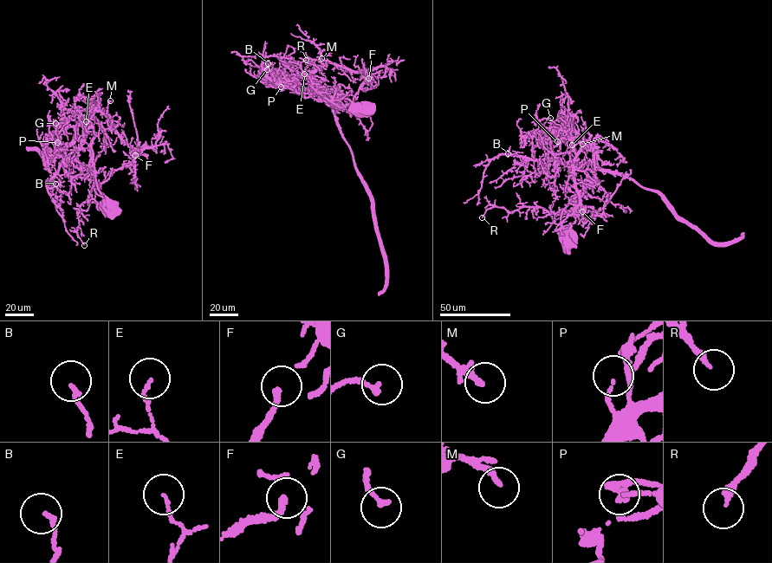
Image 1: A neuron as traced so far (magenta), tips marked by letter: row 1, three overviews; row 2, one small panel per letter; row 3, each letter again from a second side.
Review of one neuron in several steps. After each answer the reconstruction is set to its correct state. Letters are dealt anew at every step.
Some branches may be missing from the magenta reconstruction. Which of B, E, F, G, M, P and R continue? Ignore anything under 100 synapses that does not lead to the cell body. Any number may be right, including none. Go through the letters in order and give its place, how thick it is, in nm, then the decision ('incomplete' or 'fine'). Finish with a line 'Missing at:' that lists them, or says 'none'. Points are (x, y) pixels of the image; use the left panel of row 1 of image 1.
B: (55, 184) | 160 nm | fine
E: (86, 121) | 110 nm | fine
F: (135, 155) | 200 nm | fine
G: (55, 123) | 200 nm | fine
M: (110, 100) | 240 nm | fine
P: (57, 142) | 110 nm | fine
R: (84, 245) | 240 nm | fine
Missing at: none

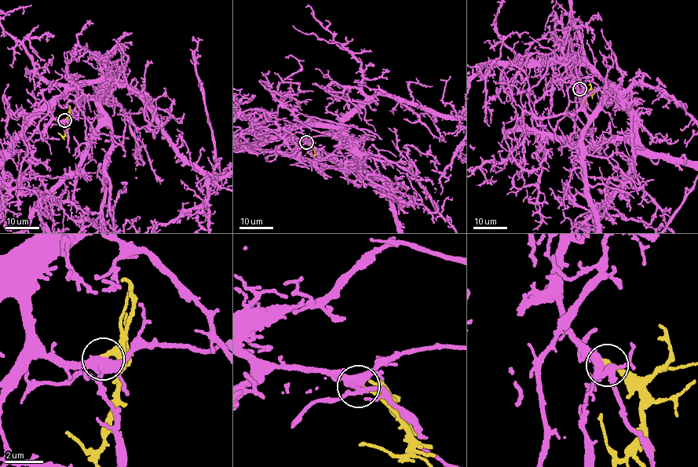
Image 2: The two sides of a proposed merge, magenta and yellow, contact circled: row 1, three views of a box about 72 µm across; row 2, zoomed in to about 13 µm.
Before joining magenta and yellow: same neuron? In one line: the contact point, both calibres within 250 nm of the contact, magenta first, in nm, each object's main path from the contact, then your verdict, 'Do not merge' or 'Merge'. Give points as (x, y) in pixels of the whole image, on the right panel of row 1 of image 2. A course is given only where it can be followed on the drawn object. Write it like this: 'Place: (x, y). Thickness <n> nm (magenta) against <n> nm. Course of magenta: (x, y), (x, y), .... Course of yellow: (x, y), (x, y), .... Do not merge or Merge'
Place: (579, 89). Thickness 400 nm (magenta) against 320 nm. Course of magenta: (580, 89), (576, 64), (629, 110), (634, 149), (626, 180). Course of yellow: (580, 89), (585, 94), (586, 104), (581, 105), (579, 97). Merge

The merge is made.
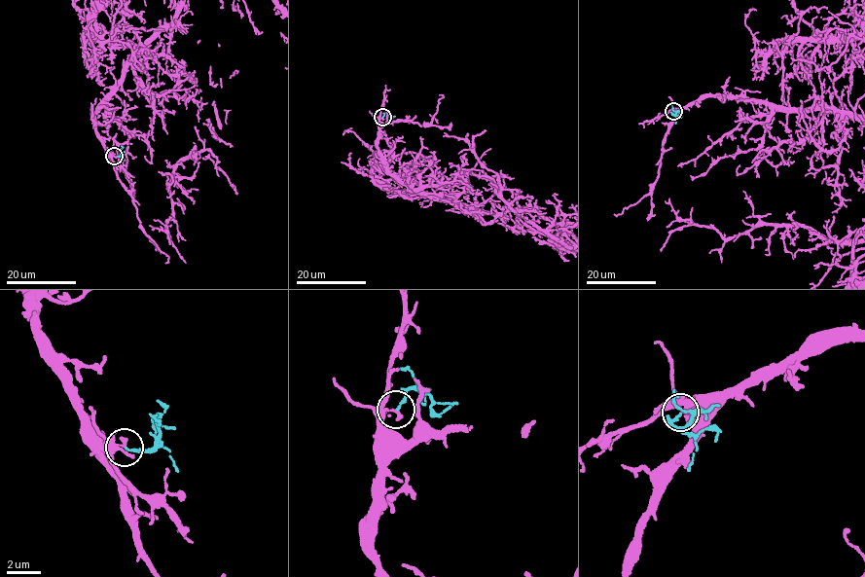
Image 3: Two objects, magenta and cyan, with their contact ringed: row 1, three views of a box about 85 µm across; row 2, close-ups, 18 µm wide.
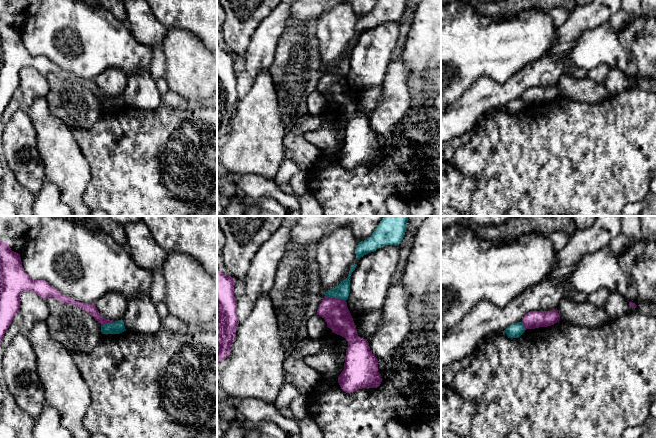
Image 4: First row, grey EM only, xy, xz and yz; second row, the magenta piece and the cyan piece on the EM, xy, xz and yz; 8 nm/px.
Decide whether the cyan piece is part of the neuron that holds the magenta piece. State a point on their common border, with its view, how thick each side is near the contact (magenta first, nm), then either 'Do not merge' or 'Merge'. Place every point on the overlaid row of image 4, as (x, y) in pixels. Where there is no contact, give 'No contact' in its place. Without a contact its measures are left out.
Touches magenta at xz (335, 298). Thickness 200 nm (magenta) against 120 nm. Do not merge

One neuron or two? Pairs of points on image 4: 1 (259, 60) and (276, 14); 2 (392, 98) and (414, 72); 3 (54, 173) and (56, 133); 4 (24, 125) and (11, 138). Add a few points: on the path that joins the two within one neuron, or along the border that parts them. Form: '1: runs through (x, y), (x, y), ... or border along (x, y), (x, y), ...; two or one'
1: runs through (261, 49), (267, 33), (274, 25); one
2: border along (405, 71), (409, 78); two
3: runs through (56, 163), (56, 143); one
4: runs through (20, 127), (15, 134); one

